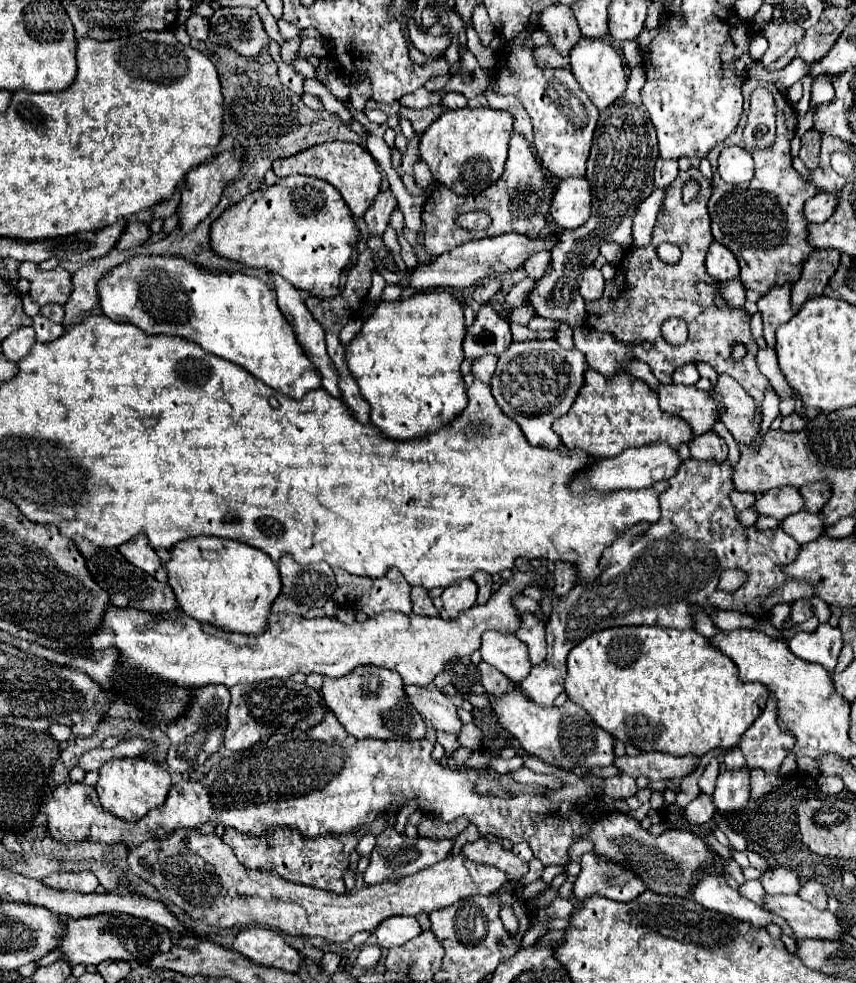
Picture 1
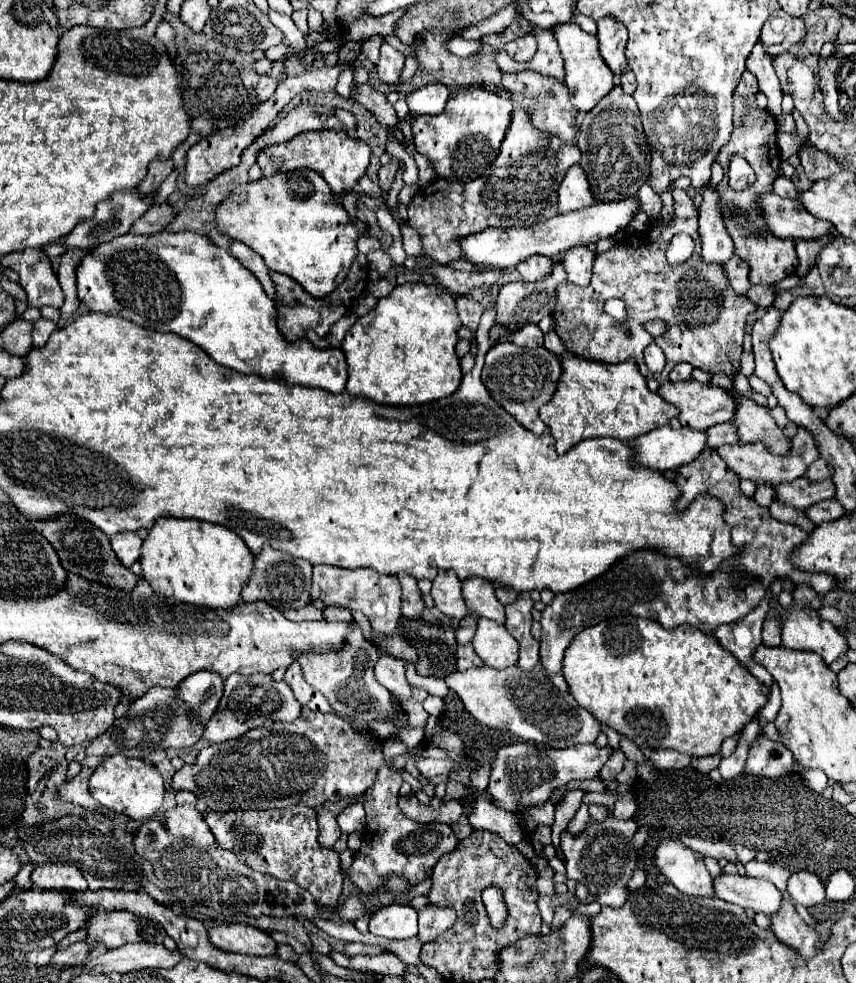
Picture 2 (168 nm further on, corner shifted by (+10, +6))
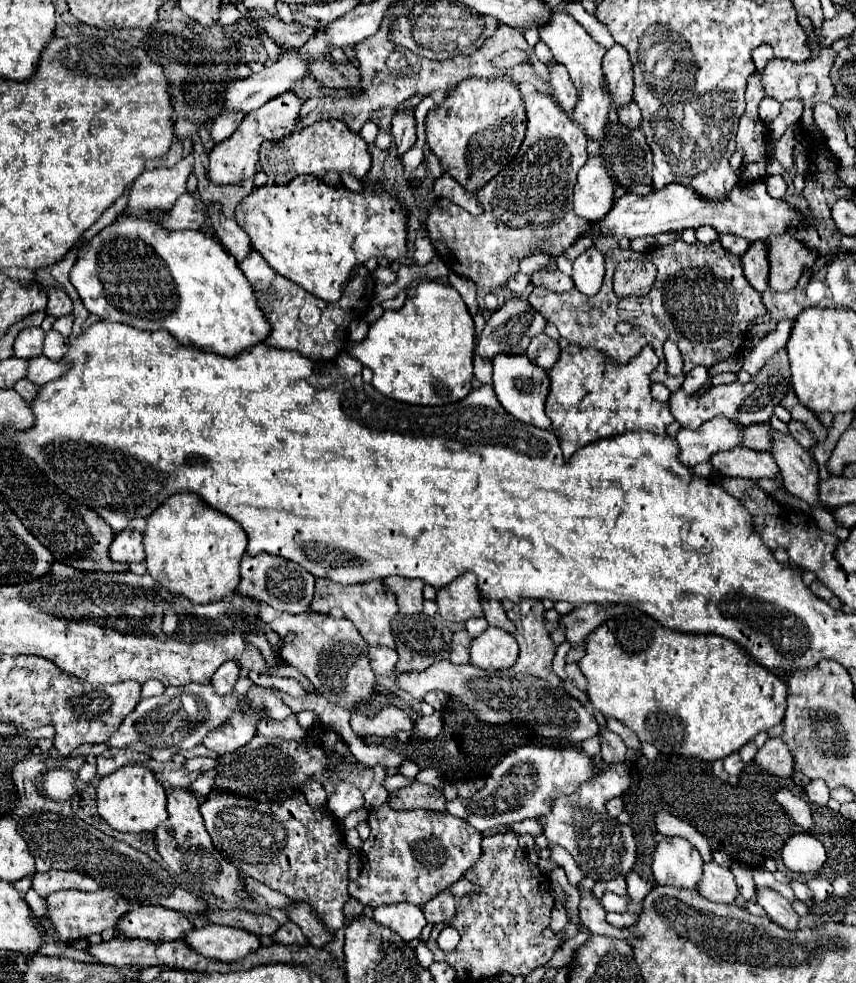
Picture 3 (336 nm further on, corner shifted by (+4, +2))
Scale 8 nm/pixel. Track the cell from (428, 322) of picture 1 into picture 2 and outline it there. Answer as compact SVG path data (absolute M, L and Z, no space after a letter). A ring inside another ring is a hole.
M404 283L394 287L394 291L380 299L376 309L360 317L354 327L346 333L342 341L342 351L348 363L348 383L346 389L350 395L362 395L382 405L420 405L448 397L460 387L462 371L460 359L456 355L460 317L456 311L456 295L418 283Z

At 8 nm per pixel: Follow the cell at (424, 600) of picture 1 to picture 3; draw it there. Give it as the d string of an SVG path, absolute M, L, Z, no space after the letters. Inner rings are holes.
M386 577L384 587L390 589L398 599L398 611L402 615L422 613L422 587L424 581L418 579L404 579L404 577Z

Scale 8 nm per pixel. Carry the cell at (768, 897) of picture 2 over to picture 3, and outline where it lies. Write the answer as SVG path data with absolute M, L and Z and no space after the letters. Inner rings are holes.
M706 863L704 877L698 885L698 893L714 903L732 905L738 897L738 885L730 869L720 867L718 863Z

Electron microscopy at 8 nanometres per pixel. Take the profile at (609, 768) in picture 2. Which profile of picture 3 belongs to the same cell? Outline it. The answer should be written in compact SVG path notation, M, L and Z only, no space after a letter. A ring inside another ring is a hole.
M610 729L600 731L600 739L602 739L602 759L606 765L626 761L626 745L616 733L612 733Z

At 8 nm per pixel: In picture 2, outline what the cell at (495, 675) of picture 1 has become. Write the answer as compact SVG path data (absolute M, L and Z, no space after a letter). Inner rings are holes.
M466 643L466 645L458 645L458 649L456 649L456 667L460 669L460 671L464 671L464 669L468 669L468 667L480 667L482 665L482 661L480 661L480 657L476 657L476 653L474 653L474 649L472 649L472 643Z

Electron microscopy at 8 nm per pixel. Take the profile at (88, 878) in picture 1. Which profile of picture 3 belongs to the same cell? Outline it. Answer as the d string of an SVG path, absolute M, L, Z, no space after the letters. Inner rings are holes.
M52 869L50 873L34 873L32 887L40 897L46 897L60 889L78 889L78 891L98 891L102 889L92 877L86 877L78 871L58 871Z

